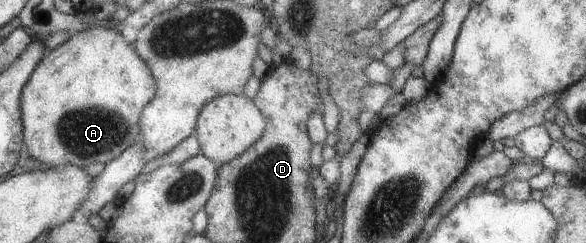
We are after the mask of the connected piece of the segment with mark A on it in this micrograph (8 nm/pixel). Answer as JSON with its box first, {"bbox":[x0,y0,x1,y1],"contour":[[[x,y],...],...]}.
{"bbox":[19,26,155,169],"contour":[[[95,26],[72,33],[61,45],[48,51],[25,82],[19,98],[23,144],[29,157],[51,168],[75,165],[85,169],[91,163],[107,163],[141,137],[141,110],[155,95],[155,81],[145,61],[135,53],[121,33]]]}

